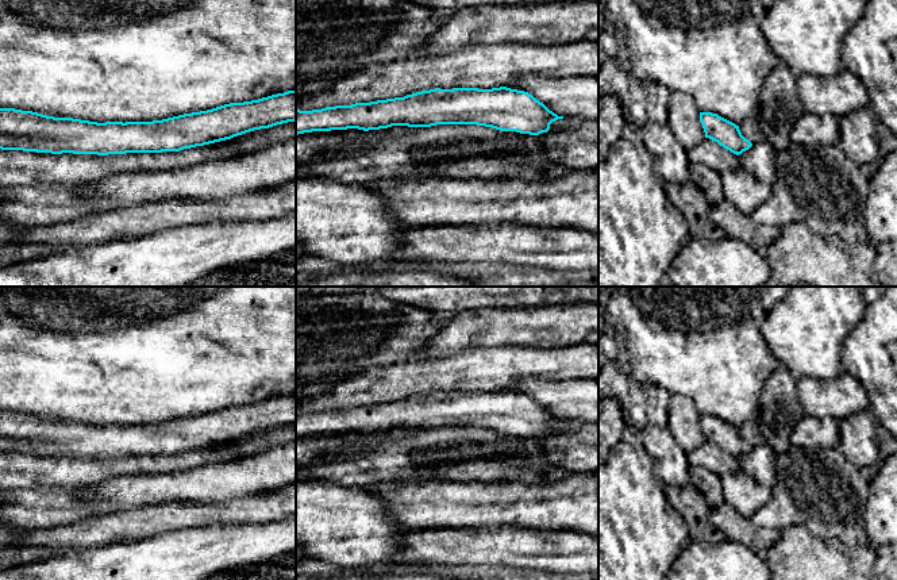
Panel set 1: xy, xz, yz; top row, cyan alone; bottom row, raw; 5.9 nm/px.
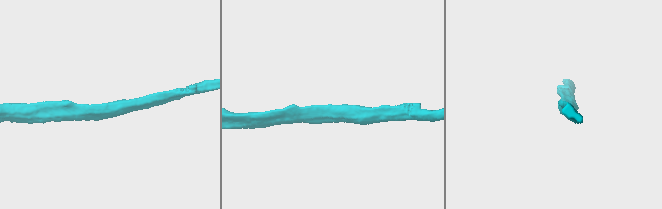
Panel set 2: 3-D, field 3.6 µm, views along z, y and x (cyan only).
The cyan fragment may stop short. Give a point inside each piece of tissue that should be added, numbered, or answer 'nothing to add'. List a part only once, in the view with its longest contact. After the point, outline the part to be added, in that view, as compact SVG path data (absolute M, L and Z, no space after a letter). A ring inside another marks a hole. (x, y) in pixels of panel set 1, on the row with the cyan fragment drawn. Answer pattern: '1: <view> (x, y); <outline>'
nothing to add

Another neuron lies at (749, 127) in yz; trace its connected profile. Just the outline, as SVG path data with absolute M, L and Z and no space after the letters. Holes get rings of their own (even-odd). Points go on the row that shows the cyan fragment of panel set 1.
M781 61L766 76L757 108L739 124L752 145L769 142L775 151L792 143L796 120L805 112L797 91L797 77Z

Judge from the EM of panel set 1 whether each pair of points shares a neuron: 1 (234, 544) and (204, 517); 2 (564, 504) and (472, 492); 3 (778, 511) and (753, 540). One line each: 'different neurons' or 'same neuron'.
1: different neurons
2: same neuron
3: different neurons

